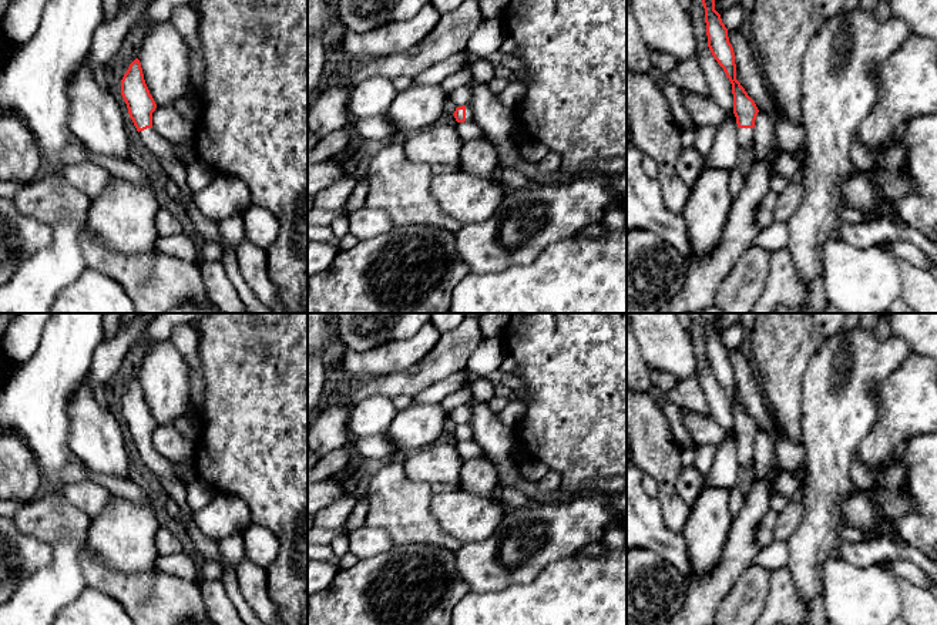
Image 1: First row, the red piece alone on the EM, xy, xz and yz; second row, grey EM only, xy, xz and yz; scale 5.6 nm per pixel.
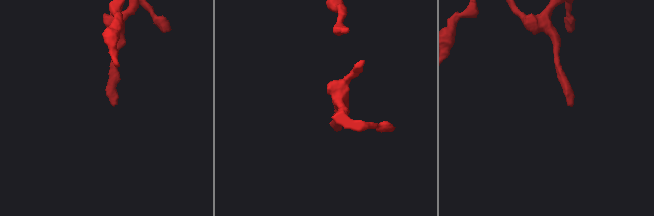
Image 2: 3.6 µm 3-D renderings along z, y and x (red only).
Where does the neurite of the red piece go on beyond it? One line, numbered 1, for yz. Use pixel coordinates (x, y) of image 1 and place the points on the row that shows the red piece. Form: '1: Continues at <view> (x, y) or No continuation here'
1: Continues at yz (745, 135)

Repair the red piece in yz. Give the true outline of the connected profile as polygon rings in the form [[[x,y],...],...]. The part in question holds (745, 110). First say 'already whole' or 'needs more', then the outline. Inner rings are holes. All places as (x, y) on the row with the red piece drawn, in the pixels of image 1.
needs more | [[[702,0],[702,4],[705,9],[708,47],[732,84],[733,114],[738,124],[736,137],[739,149],[753,148],[753,128],[759,110],[736,80],[733,47],[729,43],[728,28],[722,23],[721,14],[715,10],[715,0]]]

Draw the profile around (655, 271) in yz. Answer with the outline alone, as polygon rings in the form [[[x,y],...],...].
[[[627,231],[627,313],[658,313],[688,280],[689,261],[651,231]]]

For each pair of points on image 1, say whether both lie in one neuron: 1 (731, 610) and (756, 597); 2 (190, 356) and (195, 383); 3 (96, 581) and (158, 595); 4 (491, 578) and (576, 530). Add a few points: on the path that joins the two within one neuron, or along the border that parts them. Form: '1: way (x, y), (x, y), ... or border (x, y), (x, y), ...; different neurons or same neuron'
1: way (736, 610), (751, 597); same neuron
2: way (192, 363), (194, 376); same neuron
3: way (111, 584), (143, 595); same neuron
4: way (513, 575), (554, 540); same neuron

